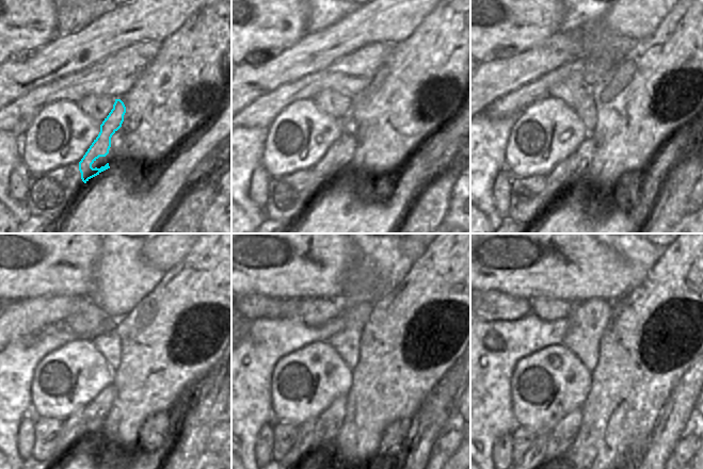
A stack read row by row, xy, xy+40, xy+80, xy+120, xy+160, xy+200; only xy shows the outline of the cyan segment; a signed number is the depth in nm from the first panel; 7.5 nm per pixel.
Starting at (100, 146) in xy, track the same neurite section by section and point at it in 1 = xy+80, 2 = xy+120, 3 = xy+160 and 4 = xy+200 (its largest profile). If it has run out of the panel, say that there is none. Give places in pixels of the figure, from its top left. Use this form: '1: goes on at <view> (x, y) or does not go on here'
1: goes on at xy+80 (562, 181)
2: goes on at xy+120 (85, 423)
3: goes on at xy+160 (326, 425)
4: goes on at xy+200 (566, 429)

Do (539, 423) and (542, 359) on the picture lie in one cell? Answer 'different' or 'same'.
same

